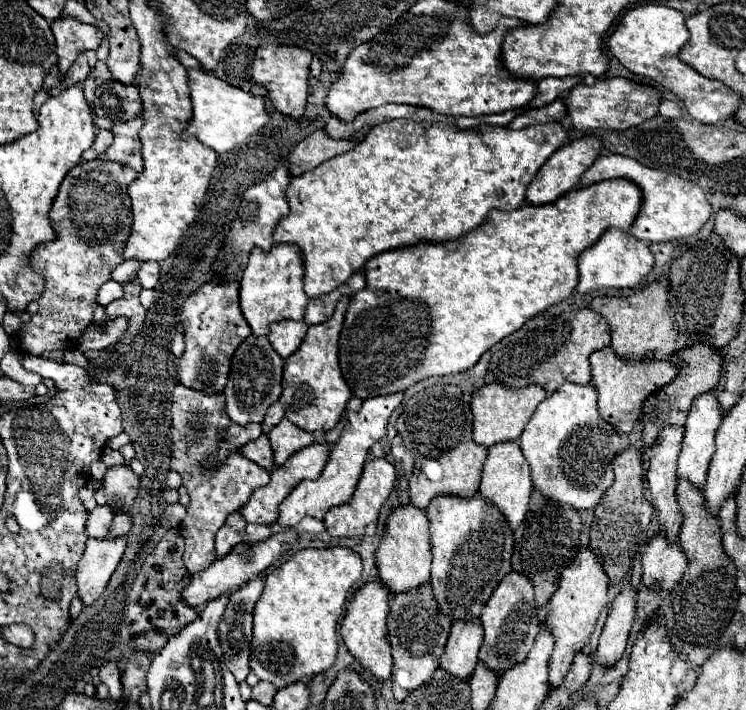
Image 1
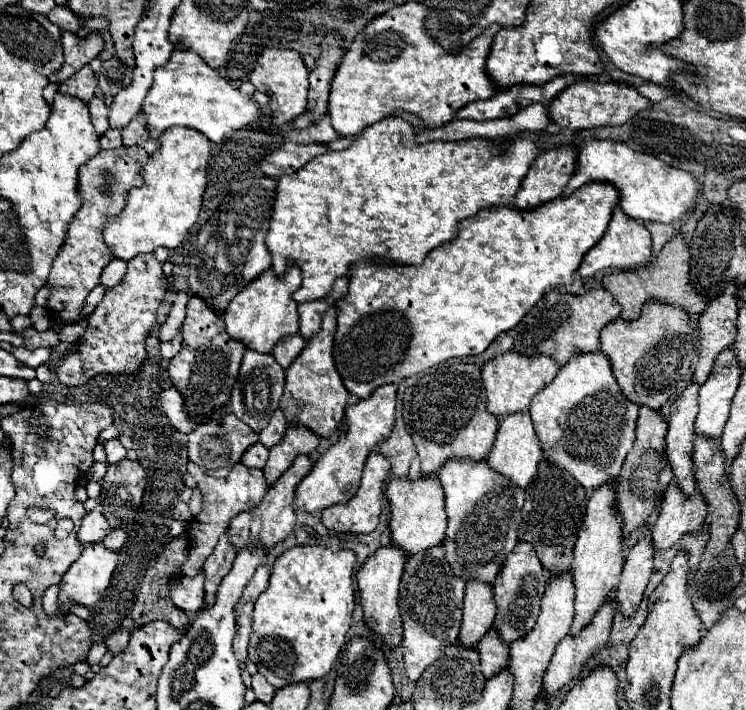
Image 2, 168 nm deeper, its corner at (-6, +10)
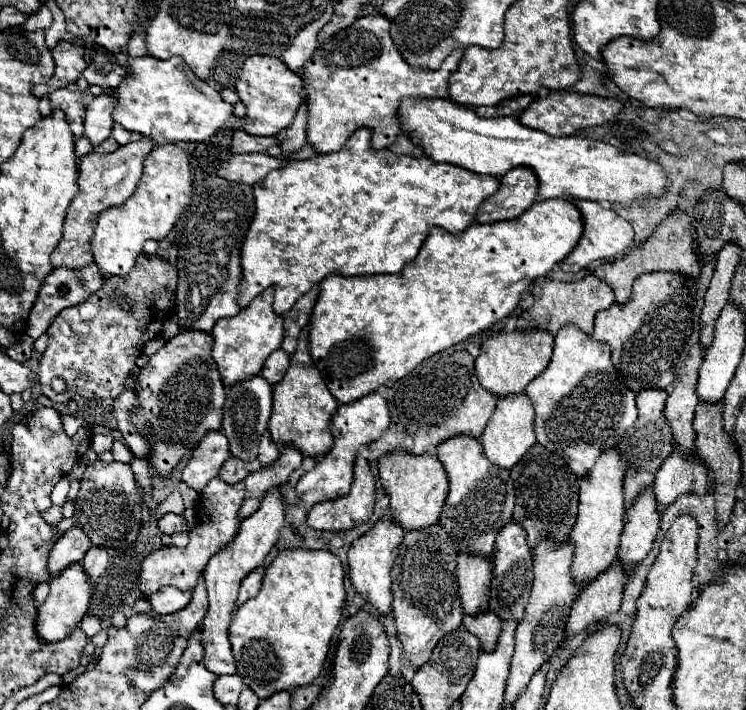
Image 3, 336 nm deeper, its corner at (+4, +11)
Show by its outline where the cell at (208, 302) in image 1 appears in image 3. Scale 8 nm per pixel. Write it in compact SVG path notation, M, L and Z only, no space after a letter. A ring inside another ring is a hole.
M193 330L179 332L175 338L167 340L137 374L135 384L139 384L139 390L135 388L137 402L129 422L139 434L153 434L155 444L151 446L151 456L147 460L163 478L171 476L173 468L183 456L191 454L205 432L221 430L225 388L217 364L211 358L211 348L211 334Z

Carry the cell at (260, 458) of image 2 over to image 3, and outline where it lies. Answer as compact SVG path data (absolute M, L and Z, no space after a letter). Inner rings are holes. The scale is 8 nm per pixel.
M229 458L223 466L221 466L221 472L217 474L221 480L225 480L227 484L237 484L237 482L243 482L247 478L247 474L259 470L261 464L259 460L251 460L249 464L245 464L243 460L239 458Z

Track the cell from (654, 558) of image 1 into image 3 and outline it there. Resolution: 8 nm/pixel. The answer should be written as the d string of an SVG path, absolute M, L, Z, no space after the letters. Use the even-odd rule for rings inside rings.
M677 448L667 456L655 474L655 494L657 504L667 508L681 494L705 494L707 492L707 464L697 456L681 456Z

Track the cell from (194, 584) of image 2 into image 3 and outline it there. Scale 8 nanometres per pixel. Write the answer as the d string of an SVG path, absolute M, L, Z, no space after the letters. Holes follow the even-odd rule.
M165 586L147 598L155 614L173 614L183 610L191 602L191 592L181 592L177 588Z

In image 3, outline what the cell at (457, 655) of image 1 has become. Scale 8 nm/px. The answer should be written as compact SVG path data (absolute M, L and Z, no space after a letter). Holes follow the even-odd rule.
M459 552L457 580L465 614L485 612L489 604L489 586L493 578L491 568L491 558L485 560L485 556L469 556L467 552Z

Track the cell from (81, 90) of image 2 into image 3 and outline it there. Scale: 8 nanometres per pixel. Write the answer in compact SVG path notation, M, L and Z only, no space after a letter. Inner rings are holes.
M69 84L67 88L55 90L51 96L51 108L53 110L63 110L65 118L71 126L73 136L79 140L83 136L83 116L85 116L85 106L83 106L83 94L77 88L77 84Z

